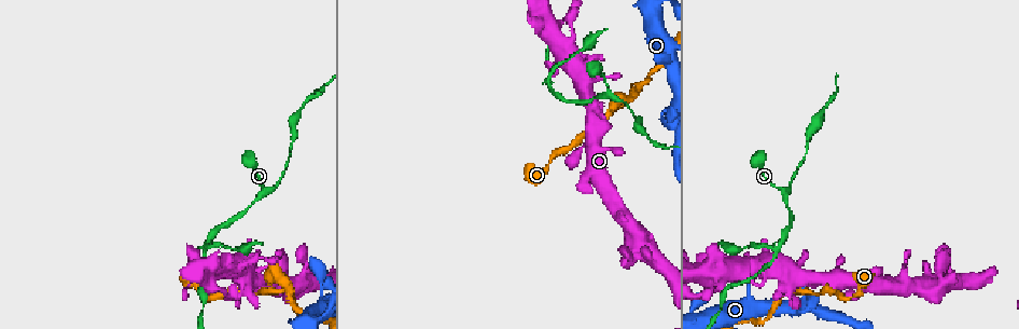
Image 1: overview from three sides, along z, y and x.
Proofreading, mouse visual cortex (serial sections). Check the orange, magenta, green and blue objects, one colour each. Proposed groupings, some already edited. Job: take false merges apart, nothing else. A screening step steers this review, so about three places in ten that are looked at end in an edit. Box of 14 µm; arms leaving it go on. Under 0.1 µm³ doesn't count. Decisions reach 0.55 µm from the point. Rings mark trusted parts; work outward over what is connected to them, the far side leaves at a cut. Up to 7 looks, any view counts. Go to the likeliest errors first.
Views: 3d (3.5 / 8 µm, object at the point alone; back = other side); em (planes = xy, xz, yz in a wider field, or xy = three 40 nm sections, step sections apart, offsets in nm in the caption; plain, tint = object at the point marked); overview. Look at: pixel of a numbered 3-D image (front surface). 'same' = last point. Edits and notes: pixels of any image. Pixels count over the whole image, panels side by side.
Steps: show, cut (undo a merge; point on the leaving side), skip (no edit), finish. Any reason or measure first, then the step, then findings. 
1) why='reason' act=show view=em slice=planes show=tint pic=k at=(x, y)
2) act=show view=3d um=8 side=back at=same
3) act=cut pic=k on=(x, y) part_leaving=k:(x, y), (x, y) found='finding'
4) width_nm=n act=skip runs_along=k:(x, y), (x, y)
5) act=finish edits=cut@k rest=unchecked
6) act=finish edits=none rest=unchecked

why='sharp bend' act=show view=3d um=3.5 pic=1 at=(635, 93)

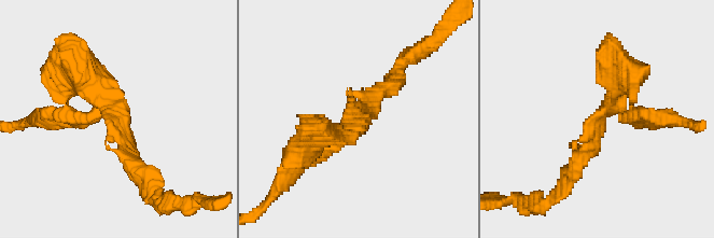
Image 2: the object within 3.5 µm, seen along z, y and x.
act=show view=em slice=planes show=tint pic=2 at=(605, 113)

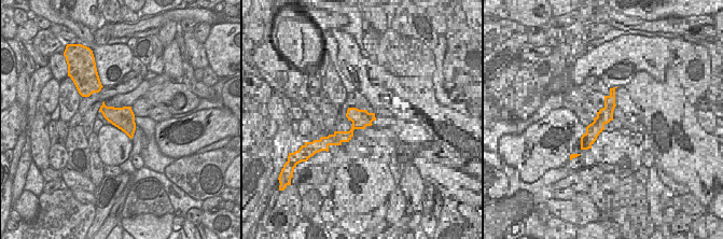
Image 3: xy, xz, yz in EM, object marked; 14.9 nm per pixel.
width_nm=320 act=skip runs_along=2:(304, 160), (356, 127), (379, 92) found='continuous, no second cell'

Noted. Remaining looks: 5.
why='sudden change in width' act=show view=3d um=8 pic=1 at=(645, 8)

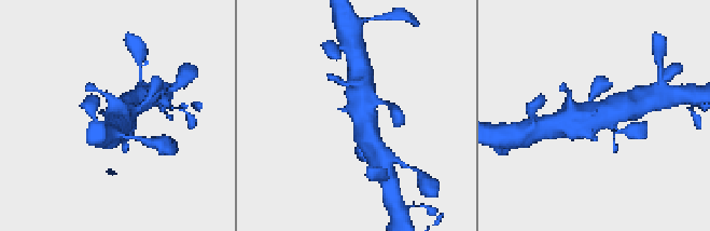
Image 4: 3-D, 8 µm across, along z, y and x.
act=show view=em slice=xy step=3 show=tint pic=4 at=(356, 113)

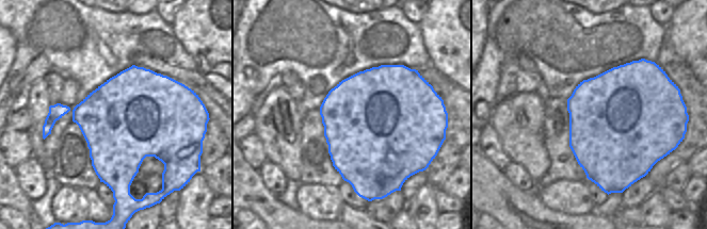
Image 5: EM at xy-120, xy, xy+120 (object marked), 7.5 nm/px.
act=skip runs_along=4:(369, 134), (365, 112), (339, 109) found='all the same cell'

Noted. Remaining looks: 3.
why='two arms in line, one across' act=show view=3d um=3.5 pic=1 at=(614, 99)

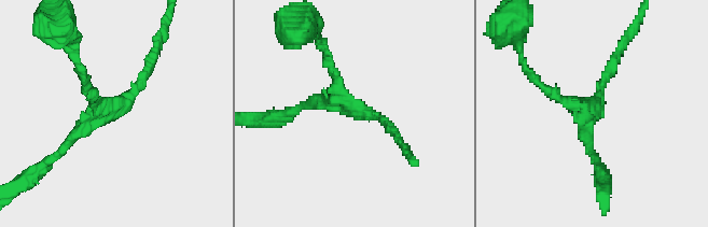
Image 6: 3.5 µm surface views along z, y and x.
arms=3 arm_widths_nm=150,150,200 why='now the EM' act=show view=em slice=xy step=5 show=tint pic=6 at=(591, 110)

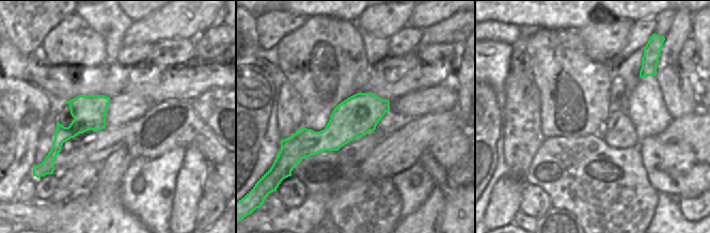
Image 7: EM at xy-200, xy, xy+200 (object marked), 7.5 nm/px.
act=skip runs_along=6:(327, 53), (337, 94), (390, 130) found='continuous, no second cell'

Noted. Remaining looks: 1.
act=finish edits=none rest=unchecked

